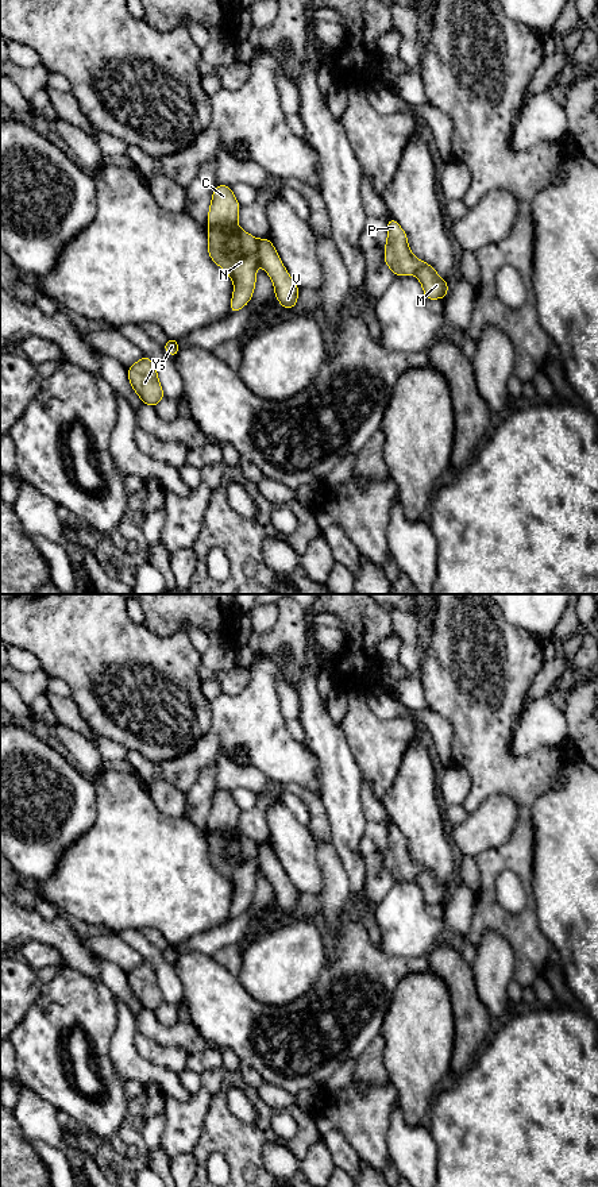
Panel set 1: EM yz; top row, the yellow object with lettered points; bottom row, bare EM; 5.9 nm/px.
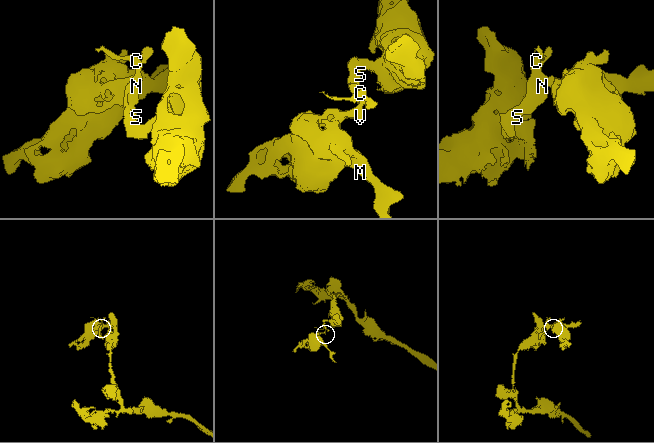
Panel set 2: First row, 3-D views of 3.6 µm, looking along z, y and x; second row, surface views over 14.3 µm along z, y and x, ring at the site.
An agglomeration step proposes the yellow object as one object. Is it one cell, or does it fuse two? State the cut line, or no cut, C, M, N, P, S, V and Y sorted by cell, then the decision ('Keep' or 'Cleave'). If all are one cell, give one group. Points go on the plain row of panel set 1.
Split along yz (257, 844), (258, 867). Groups: C N S Y / M P V. Cleave

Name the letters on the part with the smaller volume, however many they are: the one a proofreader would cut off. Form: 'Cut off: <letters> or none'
Cut off: M, P, V

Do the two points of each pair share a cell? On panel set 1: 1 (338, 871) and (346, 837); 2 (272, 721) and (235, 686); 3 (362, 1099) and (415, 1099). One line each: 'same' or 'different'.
1: different
2: different
3: different

